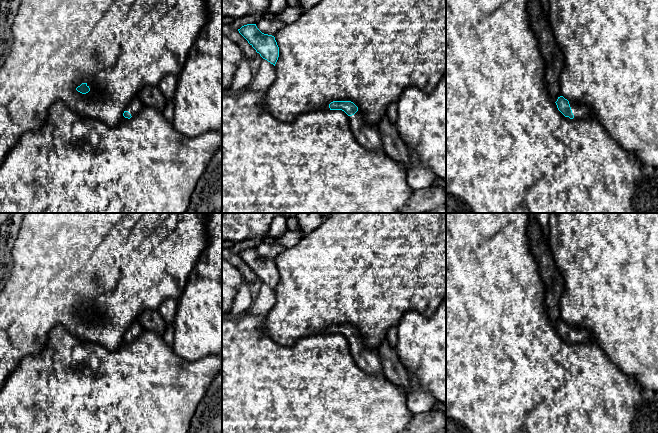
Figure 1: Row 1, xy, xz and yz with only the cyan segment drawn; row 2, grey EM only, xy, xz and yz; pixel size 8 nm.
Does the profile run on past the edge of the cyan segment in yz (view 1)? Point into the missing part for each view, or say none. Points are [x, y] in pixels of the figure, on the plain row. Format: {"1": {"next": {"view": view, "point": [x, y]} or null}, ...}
{"1": {"next": {"view": "yz", "point": [579, 335]}}}

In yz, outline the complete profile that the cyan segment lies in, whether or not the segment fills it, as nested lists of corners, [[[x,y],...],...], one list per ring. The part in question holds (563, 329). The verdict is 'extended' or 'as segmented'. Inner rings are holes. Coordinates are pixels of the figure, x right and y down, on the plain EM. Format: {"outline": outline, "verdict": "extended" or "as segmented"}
{"outline": [[[563,320],[558,321],[555,326],[558,334],[565,340],[570,343],[587,343],[589,341],[595,342],[592,334],[586,329],[581,328],[569,328],[569,325],[565,323]]], "verdict": "extended"}

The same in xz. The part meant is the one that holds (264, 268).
{"outline": [[[256,248],[244,249],[238,255],[263,283],[275,290],[279,271],[274,260],[262,257]]], "verdict": "as segmented"}

